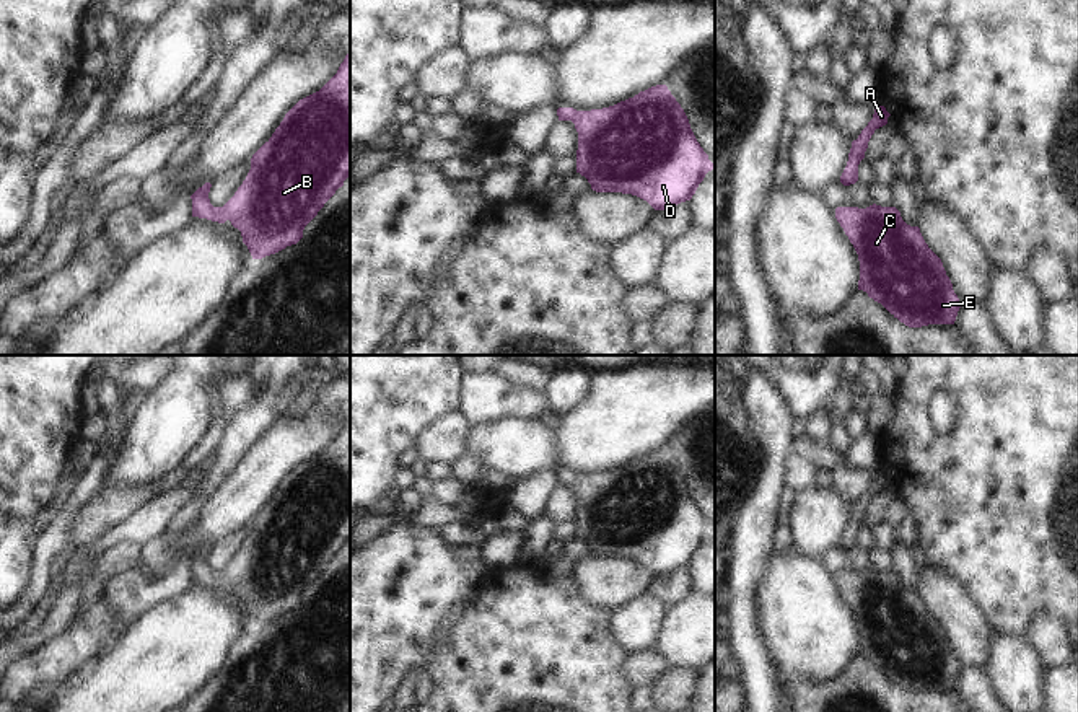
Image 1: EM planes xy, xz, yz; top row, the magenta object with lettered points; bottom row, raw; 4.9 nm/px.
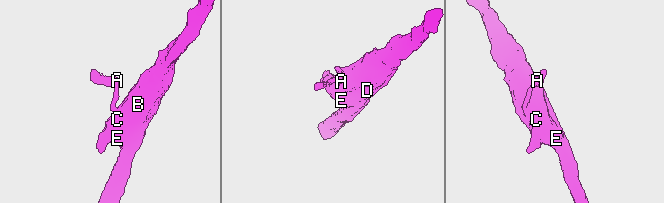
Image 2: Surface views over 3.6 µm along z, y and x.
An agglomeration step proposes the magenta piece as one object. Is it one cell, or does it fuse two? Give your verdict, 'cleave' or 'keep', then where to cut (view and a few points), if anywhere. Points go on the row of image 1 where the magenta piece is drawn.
keep; cut none

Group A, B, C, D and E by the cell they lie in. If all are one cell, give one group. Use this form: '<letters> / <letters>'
A B C D E

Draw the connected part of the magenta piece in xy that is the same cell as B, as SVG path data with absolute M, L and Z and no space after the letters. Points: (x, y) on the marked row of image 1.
M350 52L337 73L316 93L300 99L283 117L272 137L252 155L251 169L234 196L223 205L213 207L208 199L212 184L205 182L192 196L192 217L212 222L231 222L241 231L243 243L252 259L275 254L303 238L305 226L350 176Z

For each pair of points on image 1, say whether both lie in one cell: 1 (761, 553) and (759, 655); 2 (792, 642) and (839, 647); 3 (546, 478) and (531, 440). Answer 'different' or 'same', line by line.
1: same
2: same
3: different

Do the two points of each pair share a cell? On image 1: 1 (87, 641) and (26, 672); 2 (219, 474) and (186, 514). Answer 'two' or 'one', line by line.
1: one
2: one

